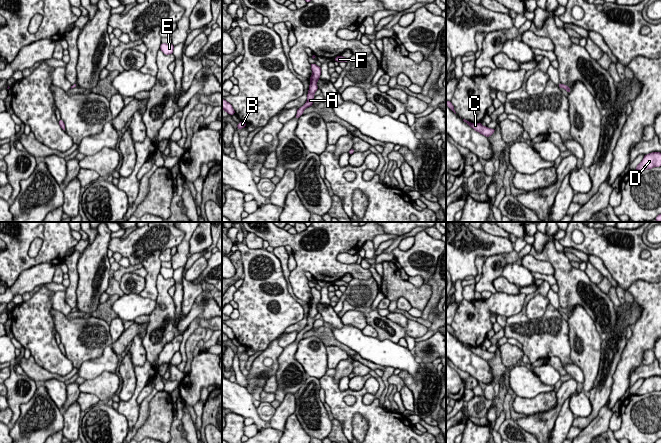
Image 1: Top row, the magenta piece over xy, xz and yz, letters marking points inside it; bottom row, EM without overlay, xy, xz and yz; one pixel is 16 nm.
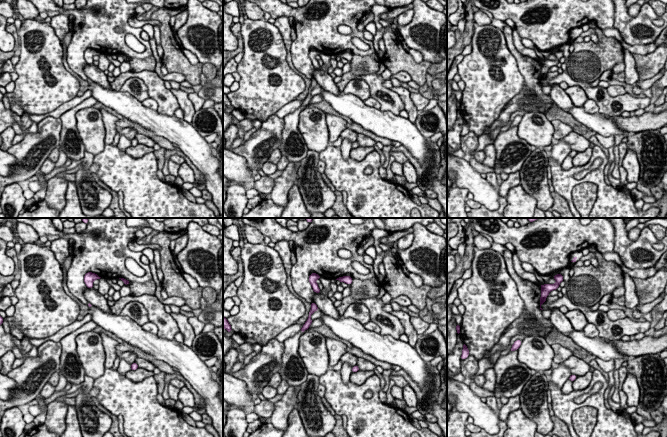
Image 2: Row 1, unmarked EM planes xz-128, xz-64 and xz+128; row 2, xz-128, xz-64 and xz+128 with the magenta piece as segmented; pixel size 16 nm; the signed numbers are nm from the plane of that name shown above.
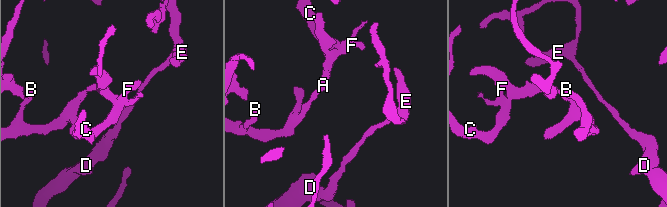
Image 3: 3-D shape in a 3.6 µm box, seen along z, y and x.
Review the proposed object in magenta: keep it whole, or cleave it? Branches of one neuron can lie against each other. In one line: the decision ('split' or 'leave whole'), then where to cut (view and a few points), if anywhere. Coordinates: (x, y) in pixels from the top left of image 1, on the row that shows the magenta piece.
leave whole; no cut

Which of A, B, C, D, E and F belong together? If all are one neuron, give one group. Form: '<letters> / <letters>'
A B C D E F

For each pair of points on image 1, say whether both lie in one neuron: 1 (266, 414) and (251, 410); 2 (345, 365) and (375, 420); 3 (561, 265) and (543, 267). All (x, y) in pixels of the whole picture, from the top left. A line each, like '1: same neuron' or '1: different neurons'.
1: different neurons
2: different neurons
3: different neurons

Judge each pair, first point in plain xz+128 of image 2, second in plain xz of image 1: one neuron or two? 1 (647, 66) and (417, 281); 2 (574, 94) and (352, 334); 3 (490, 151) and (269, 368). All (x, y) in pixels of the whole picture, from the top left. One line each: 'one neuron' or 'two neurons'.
1: two neurons
2: two neurons
3: two neurons

